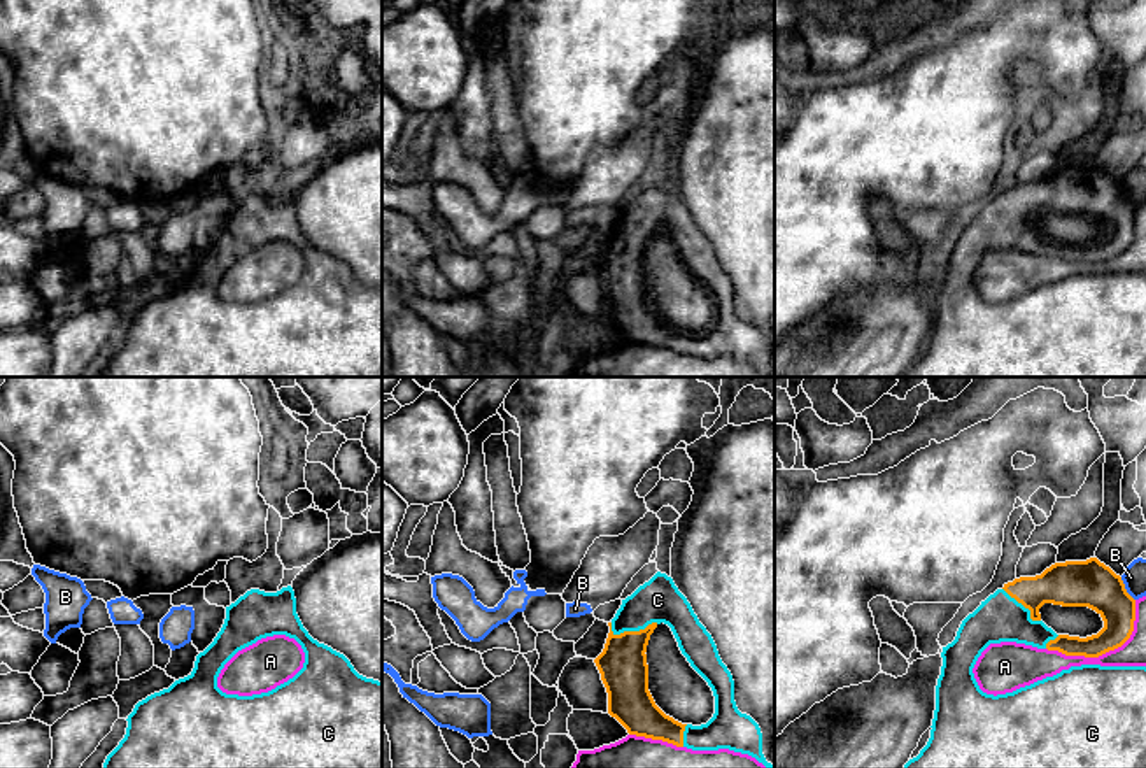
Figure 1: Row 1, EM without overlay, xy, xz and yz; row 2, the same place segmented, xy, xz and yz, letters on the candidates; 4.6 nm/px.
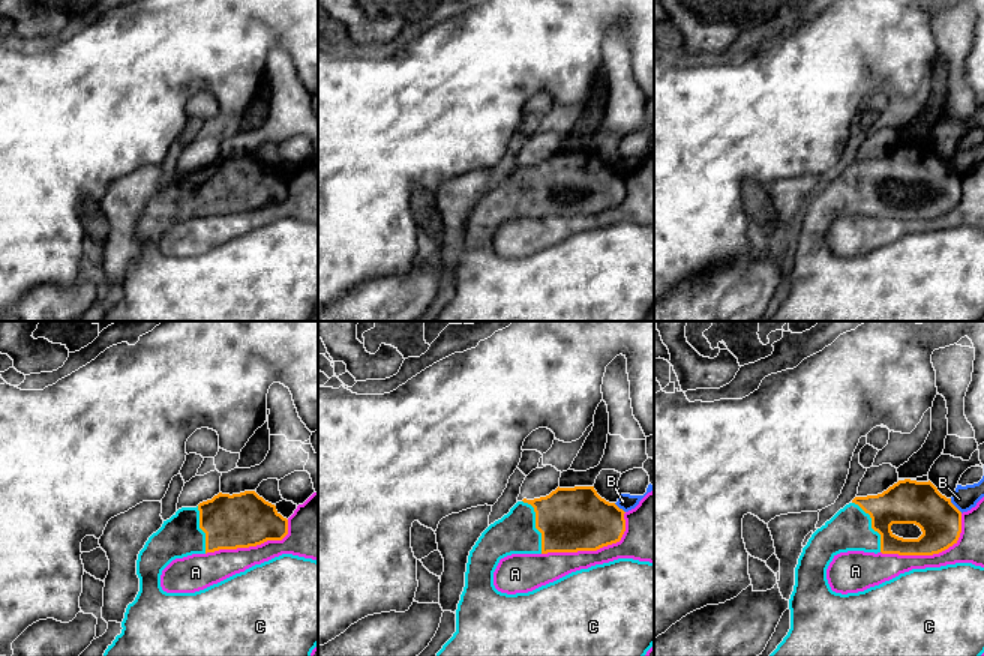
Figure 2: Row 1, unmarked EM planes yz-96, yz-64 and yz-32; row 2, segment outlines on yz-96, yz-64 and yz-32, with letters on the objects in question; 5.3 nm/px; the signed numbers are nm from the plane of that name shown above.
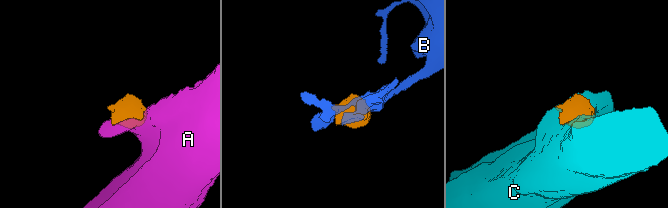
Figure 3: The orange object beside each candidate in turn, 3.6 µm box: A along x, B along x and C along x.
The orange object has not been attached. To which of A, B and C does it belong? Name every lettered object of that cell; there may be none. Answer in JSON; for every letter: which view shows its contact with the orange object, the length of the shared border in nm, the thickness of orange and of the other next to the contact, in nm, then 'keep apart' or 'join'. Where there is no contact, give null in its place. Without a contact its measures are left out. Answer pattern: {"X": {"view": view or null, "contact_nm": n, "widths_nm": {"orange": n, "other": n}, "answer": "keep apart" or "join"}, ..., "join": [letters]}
{"A": {"view": "yz", "contact_nm": 480, "widths_nm": {"orange": 180, "other": 120}, "answer": "keep apart"}, "B": {"view": "yz", "contact_nm": 130, "widths_nm": {"orange": 220, "other": 110}, "answer": "keep apart"}, "C": {"view": "xz", "contact_nm": 220, "widths_nm": {"orange": 220, "other": 200}, "answer": "join"}, "join": ["C"]}

